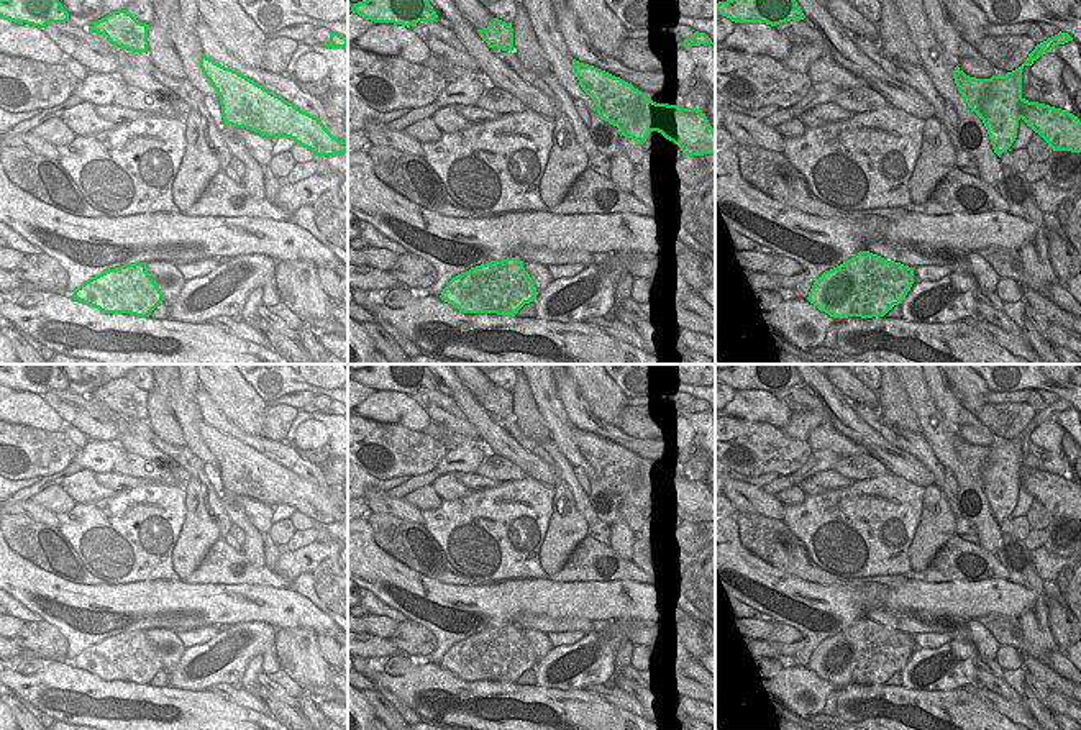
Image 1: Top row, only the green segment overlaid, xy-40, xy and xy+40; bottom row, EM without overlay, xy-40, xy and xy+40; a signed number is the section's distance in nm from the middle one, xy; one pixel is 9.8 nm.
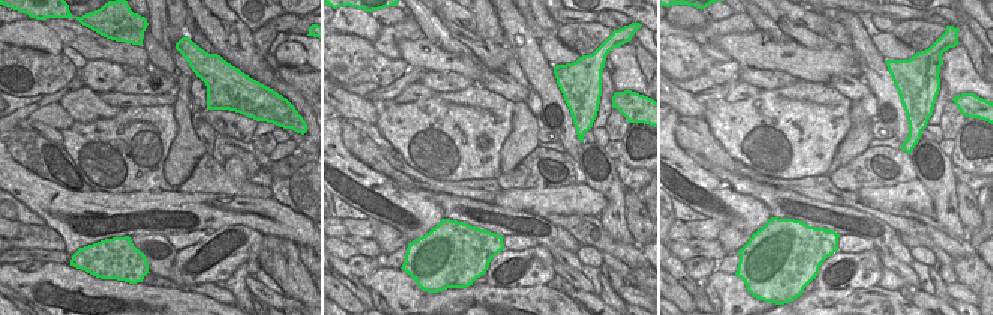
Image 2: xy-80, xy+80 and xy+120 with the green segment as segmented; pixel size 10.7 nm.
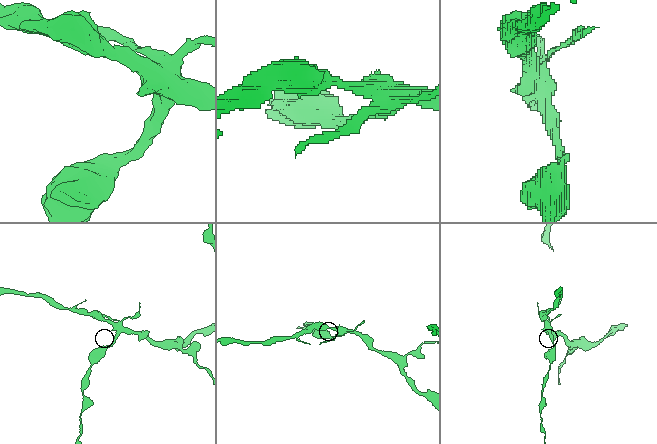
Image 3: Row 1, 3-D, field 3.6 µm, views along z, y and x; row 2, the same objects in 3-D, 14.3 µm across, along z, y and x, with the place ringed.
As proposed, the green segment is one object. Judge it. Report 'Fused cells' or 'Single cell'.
Fused cells.

